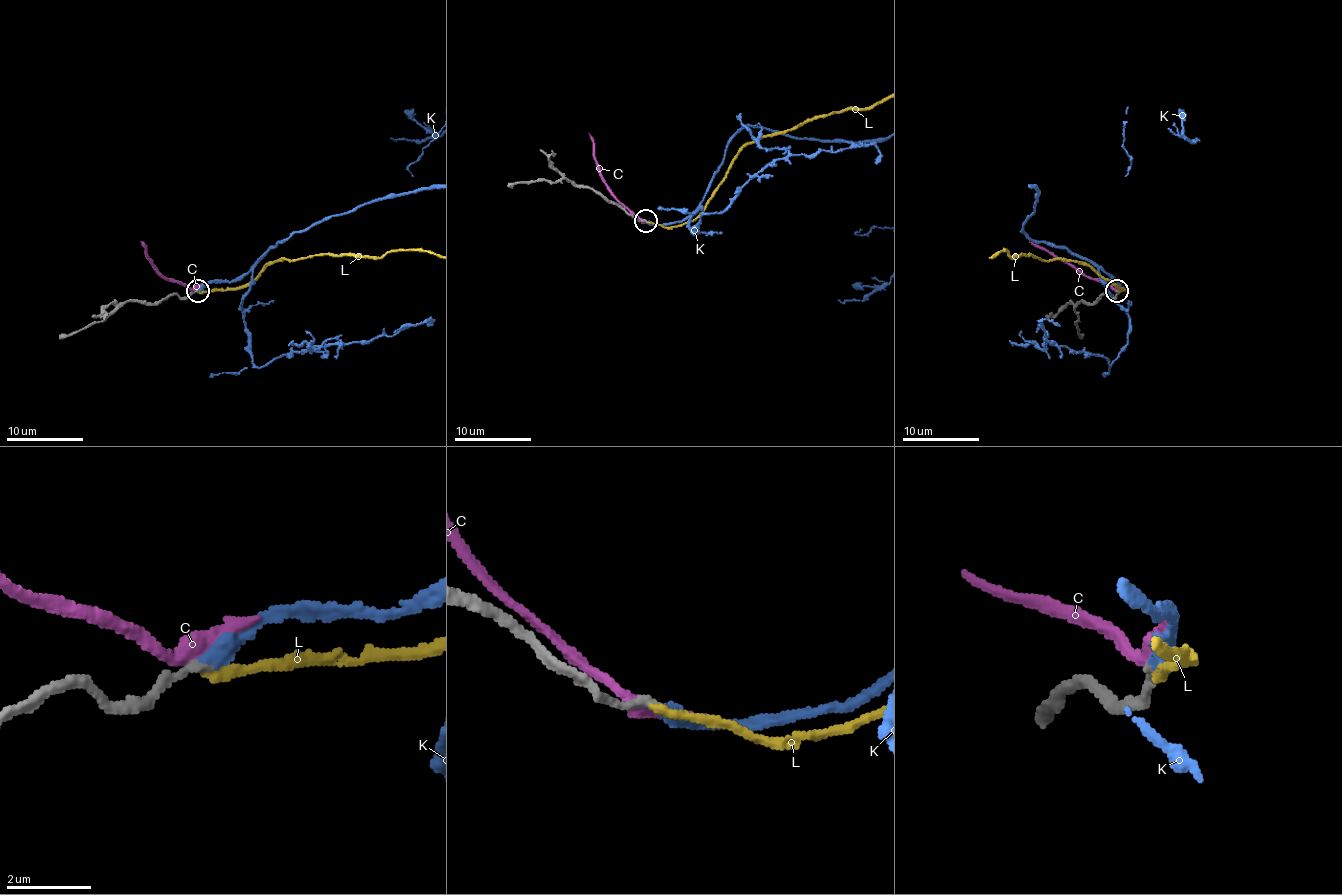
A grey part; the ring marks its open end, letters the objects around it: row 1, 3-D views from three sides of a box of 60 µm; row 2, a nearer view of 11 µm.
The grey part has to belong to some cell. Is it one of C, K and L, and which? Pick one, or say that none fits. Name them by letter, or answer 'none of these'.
K

